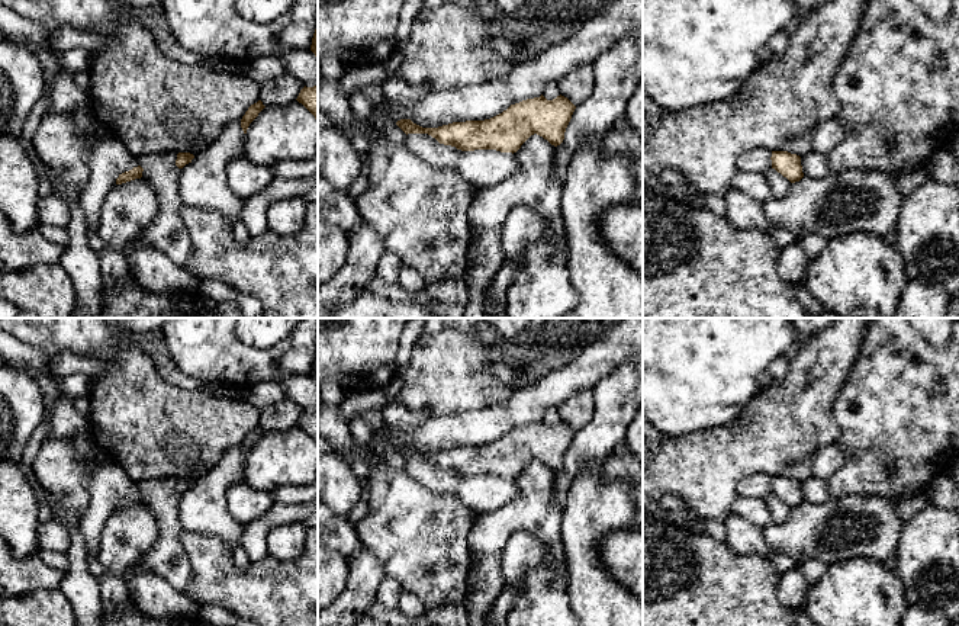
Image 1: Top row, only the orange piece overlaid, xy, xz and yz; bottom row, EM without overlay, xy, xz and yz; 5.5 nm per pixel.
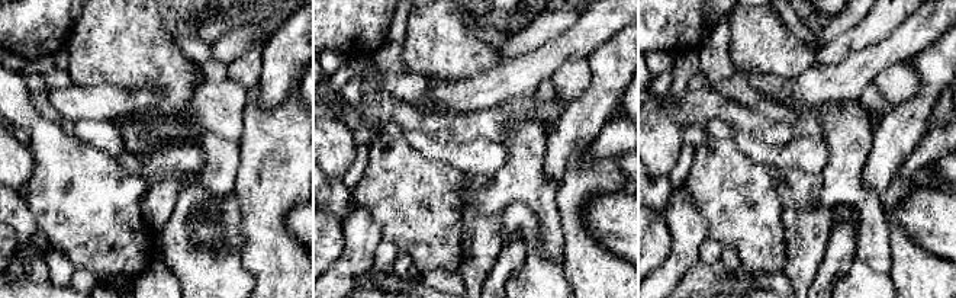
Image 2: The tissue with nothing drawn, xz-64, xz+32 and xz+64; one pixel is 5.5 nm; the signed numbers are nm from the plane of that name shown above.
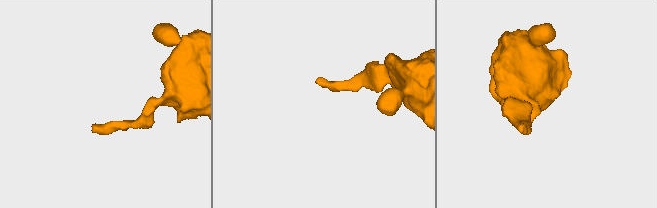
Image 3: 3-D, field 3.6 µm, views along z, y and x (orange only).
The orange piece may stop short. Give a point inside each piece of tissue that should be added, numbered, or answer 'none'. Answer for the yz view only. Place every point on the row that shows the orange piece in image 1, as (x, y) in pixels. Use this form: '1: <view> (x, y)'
none

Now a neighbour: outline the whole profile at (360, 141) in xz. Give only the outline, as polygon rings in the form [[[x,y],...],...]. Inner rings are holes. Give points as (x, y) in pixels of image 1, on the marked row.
[[[363,131],[350,132],[350,139],[351,139],[354,150],[360,155],[367,155],[369,147],[370,147],[370,139],[366,132],[363,132]]]

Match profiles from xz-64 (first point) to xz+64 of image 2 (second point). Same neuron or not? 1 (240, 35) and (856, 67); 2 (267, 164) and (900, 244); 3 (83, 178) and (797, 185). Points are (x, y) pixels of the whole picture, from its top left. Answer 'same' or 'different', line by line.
1: same
2: same
3: different

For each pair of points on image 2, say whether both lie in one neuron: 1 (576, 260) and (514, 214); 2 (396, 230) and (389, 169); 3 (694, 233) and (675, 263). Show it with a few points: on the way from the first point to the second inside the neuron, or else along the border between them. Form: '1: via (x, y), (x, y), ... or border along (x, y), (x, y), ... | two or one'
1: border along (562, 266), (569, 282) | two
2: via (396, 215), (396, 183) | one
3: via (686, 240), (682, 256) | one

